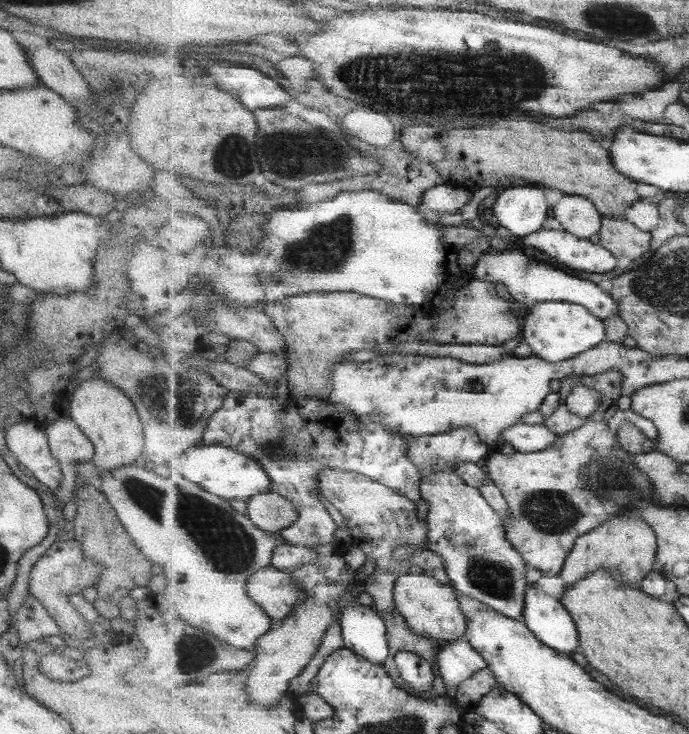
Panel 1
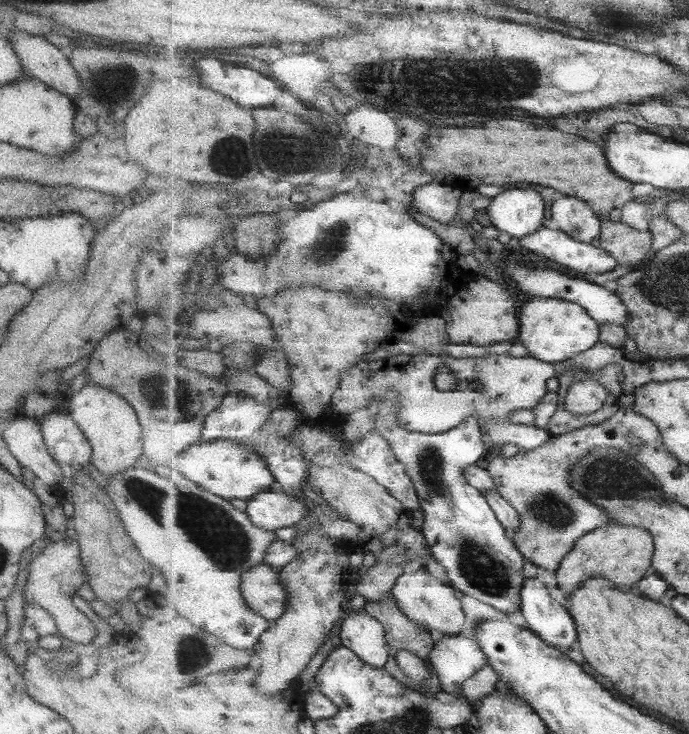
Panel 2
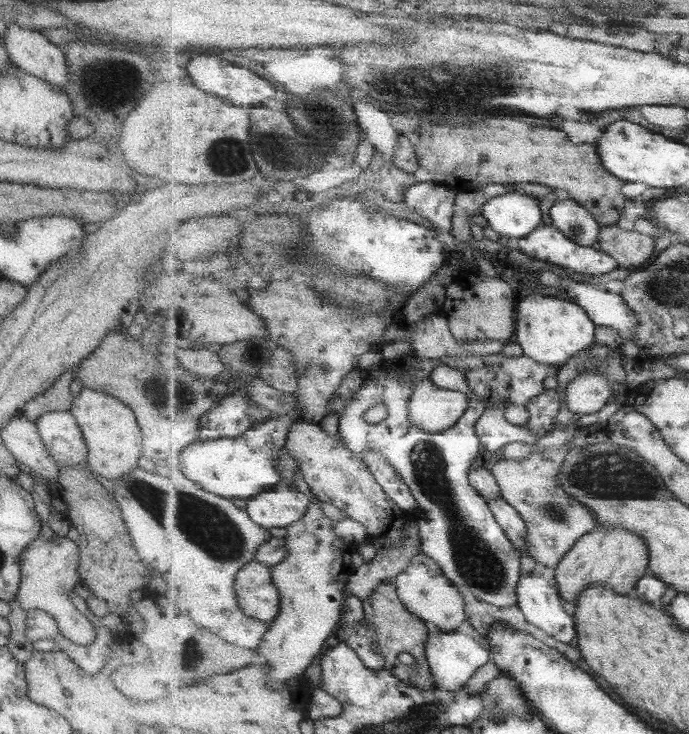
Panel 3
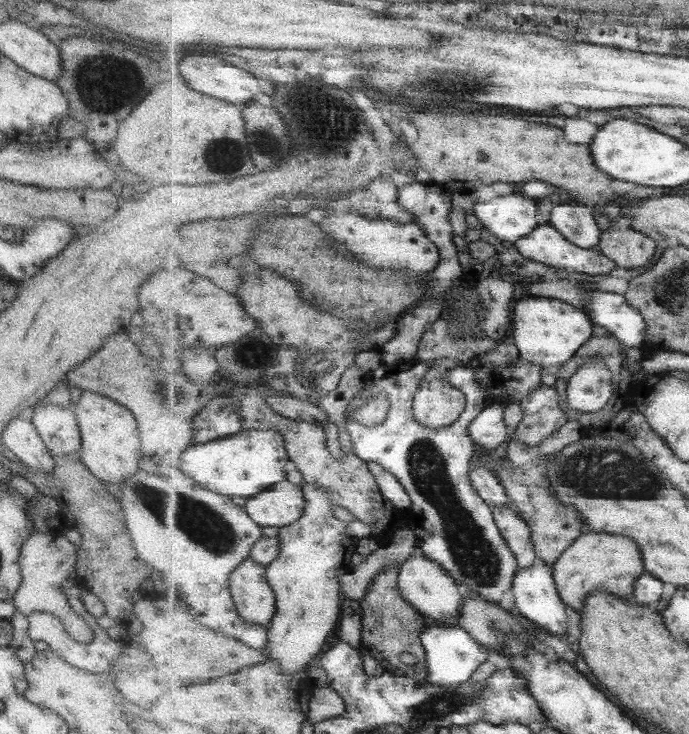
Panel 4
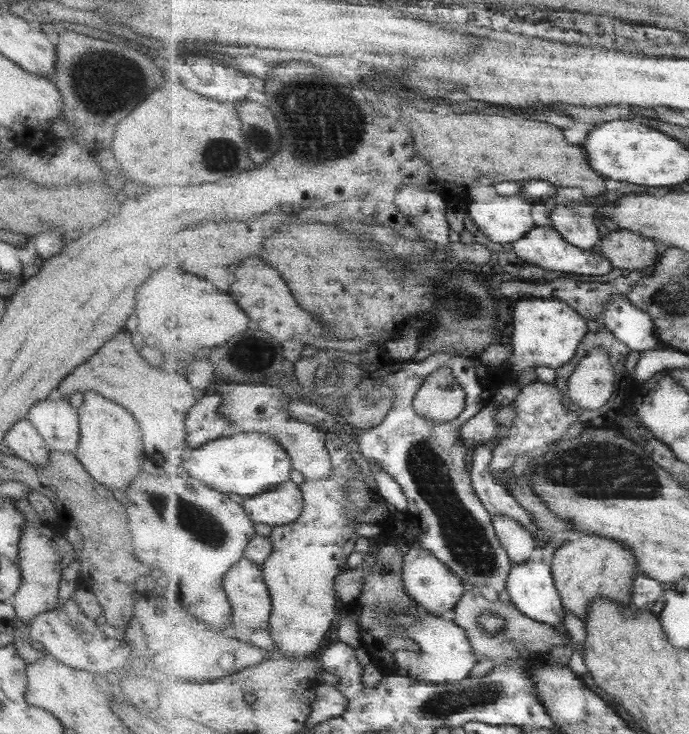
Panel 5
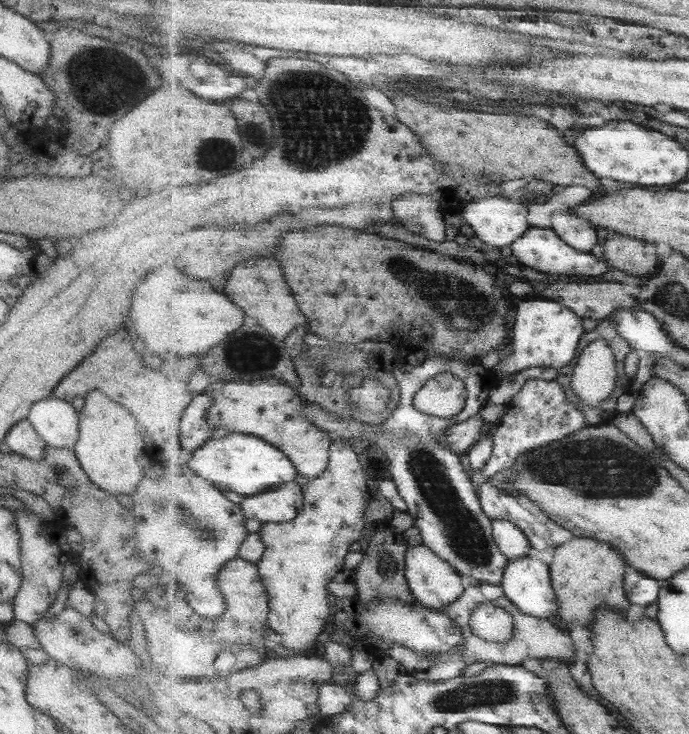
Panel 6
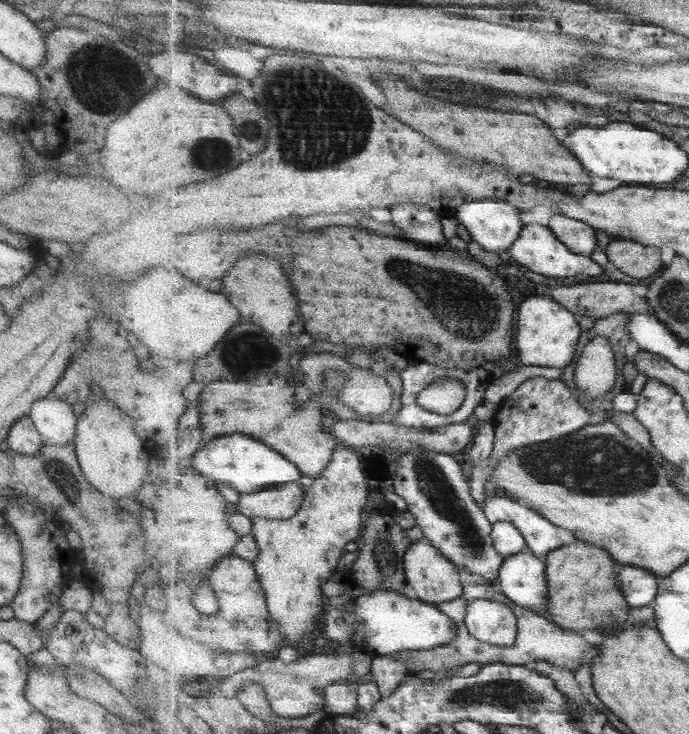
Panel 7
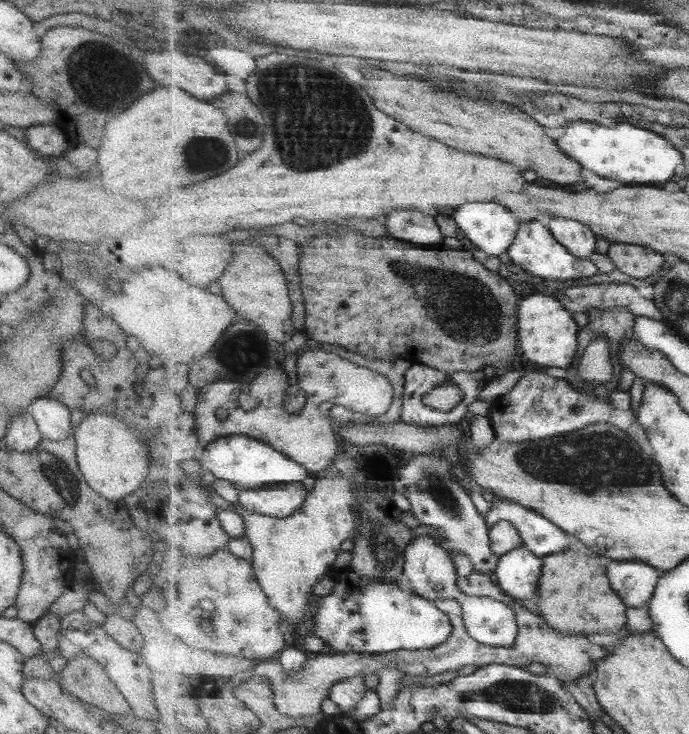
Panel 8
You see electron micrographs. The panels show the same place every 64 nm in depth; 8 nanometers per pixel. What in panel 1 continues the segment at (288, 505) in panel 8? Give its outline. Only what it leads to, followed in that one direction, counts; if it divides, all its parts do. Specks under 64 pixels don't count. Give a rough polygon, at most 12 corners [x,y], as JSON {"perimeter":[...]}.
{"perimeter":[[273,492],[251,497],[248,517],[279,532],[299,520],[291,499]]}

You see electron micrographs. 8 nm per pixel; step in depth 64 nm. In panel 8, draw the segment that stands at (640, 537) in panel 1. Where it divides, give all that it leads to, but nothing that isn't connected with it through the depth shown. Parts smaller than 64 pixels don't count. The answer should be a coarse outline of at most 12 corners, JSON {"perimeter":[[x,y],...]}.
{"perimeter":[[588,547],[544,557],[540,616],[559,633],[617,632],[626,602]]}

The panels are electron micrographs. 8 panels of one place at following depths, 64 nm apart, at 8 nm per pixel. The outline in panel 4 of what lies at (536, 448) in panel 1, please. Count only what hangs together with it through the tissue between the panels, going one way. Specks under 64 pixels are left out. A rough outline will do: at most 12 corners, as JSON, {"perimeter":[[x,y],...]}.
{"perimeter":[[492,402],[470,424],[486,452],[514,439],[503,422],[504,403]]}

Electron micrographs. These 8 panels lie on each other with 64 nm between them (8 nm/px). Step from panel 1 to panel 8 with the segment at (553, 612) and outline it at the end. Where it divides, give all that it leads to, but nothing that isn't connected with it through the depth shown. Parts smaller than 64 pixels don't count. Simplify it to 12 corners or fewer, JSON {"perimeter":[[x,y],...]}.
{"perimeter":[[523,544],[493,576],[508,595],[537,600],[544,557]]}

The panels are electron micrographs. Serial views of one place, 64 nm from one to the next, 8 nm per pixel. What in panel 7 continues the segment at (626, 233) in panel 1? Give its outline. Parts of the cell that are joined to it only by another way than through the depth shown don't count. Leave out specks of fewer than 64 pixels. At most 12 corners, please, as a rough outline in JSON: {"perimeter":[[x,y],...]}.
{"perimeter":[[613,242],[610,263],[633,278],[649,278],[663,266],[658,247]]}

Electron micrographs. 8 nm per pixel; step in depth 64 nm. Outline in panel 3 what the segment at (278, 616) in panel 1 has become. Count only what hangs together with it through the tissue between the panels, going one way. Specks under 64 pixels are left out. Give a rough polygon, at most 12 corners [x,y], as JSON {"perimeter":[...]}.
{"perimeter":[[248,562],[237,574],[239,606],[269,628],[282,609],[272,567]]}

